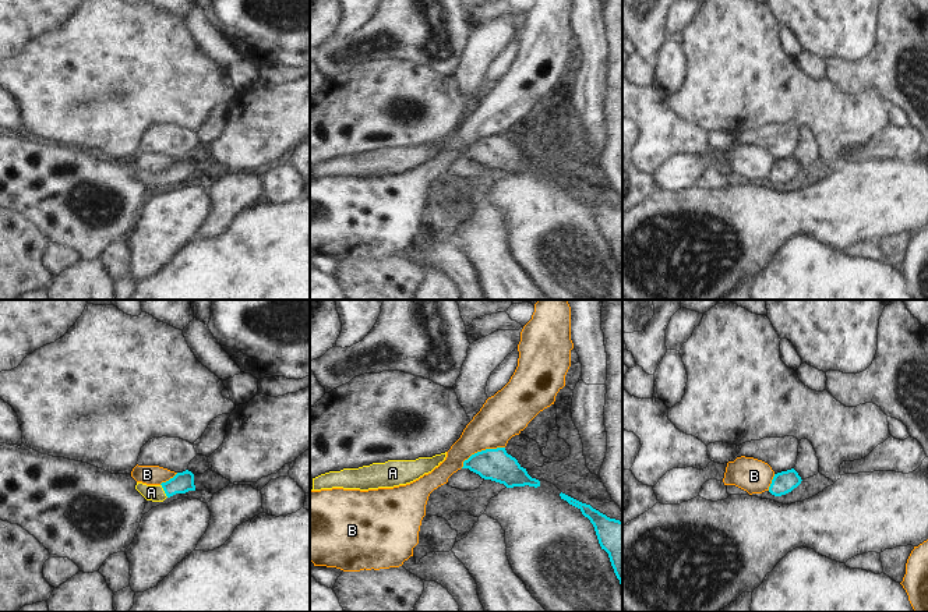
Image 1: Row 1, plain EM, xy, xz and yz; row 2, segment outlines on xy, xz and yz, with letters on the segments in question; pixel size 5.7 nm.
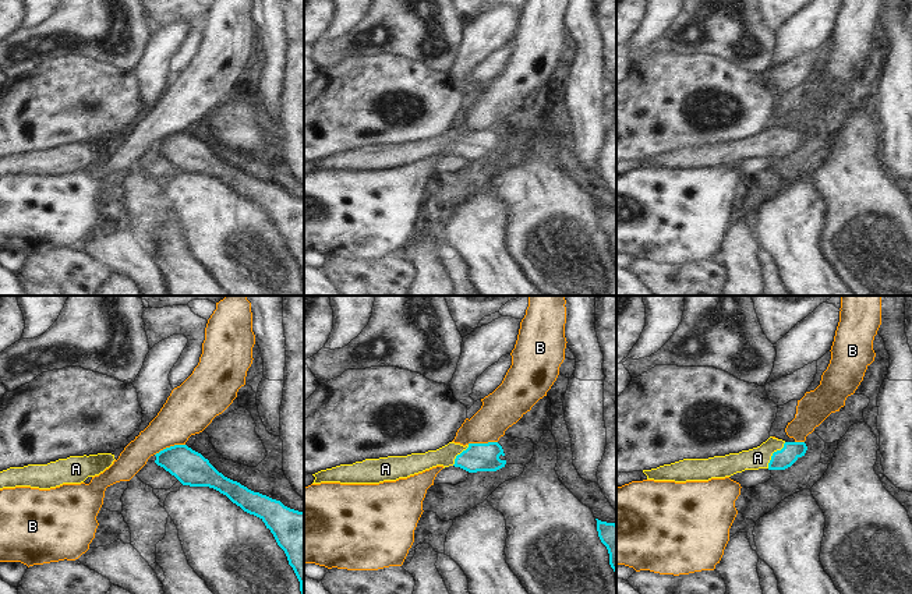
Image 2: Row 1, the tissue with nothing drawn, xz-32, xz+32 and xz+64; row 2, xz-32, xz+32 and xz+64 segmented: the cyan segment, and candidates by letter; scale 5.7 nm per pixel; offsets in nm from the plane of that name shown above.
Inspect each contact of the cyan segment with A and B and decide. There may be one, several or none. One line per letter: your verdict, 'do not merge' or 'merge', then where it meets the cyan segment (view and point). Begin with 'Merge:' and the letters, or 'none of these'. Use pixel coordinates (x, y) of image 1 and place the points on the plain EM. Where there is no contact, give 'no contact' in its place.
Merge: A
A: merge; contact xy (163, 177)
B: do not merge; contact xz (482, 138)

